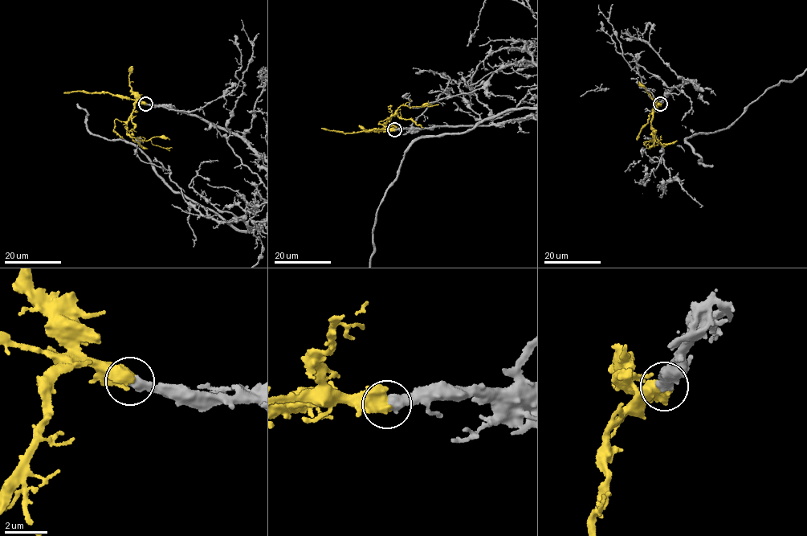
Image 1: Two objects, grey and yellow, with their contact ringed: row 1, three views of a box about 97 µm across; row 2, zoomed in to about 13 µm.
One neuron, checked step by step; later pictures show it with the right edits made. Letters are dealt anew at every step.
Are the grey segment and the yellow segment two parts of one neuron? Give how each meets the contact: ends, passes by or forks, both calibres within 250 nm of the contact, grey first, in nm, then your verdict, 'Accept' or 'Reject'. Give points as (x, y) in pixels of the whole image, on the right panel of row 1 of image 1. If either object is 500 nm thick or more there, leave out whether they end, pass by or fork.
Thickness 480 nm (grey) against 750 nm. Accept

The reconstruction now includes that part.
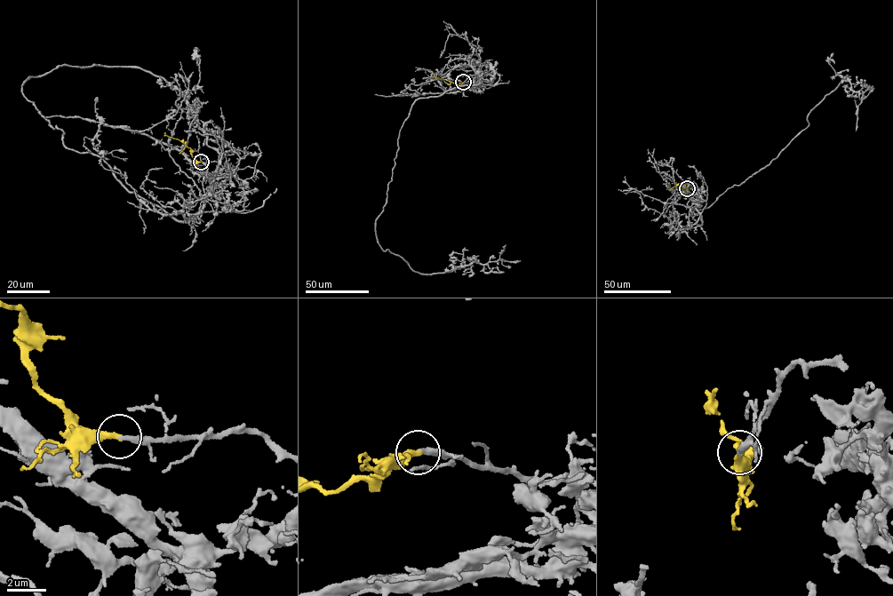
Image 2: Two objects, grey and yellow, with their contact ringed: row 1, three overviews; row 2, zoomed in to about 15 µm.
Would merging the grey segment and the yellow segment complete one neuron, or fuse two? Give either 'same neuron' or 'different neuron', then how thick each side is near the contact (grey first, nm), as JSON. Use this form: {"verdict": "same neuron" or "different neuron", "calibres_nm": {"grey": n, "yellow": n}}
{"verdict": "same neuron", "calibres_nm": {"grey": 280, "yellow": 340}}

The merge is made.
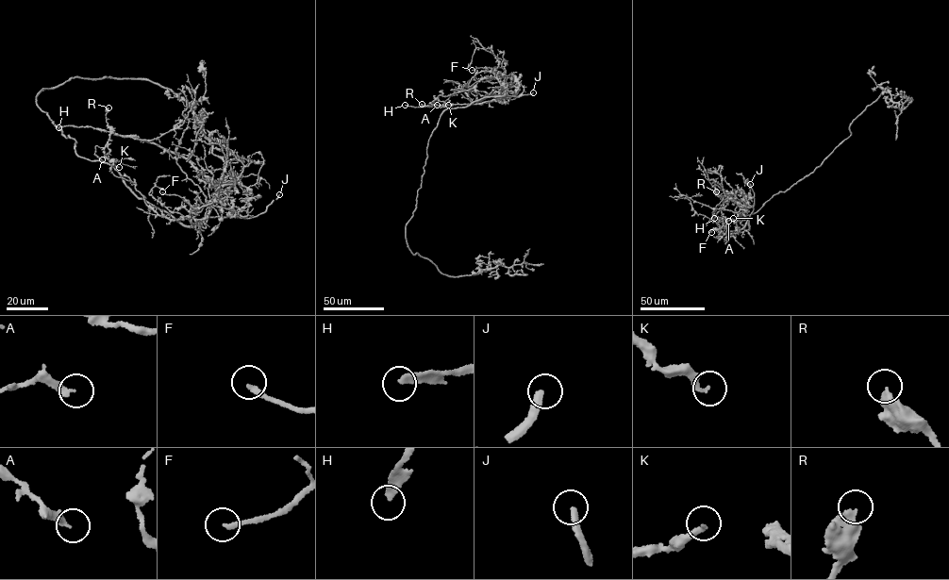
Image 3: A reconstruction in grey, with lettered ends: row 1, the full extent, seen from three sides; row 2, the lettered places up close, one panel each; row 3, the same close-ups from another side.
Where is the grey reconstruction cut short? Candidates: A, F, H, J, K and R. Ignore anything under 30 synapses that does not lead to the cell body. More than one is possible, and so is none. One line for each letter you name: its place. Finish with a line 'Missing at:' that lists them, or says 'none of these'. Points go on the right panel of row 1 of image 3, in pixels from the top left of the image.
F: (711, 232)
J: (750, 184)
Missing at: F, J

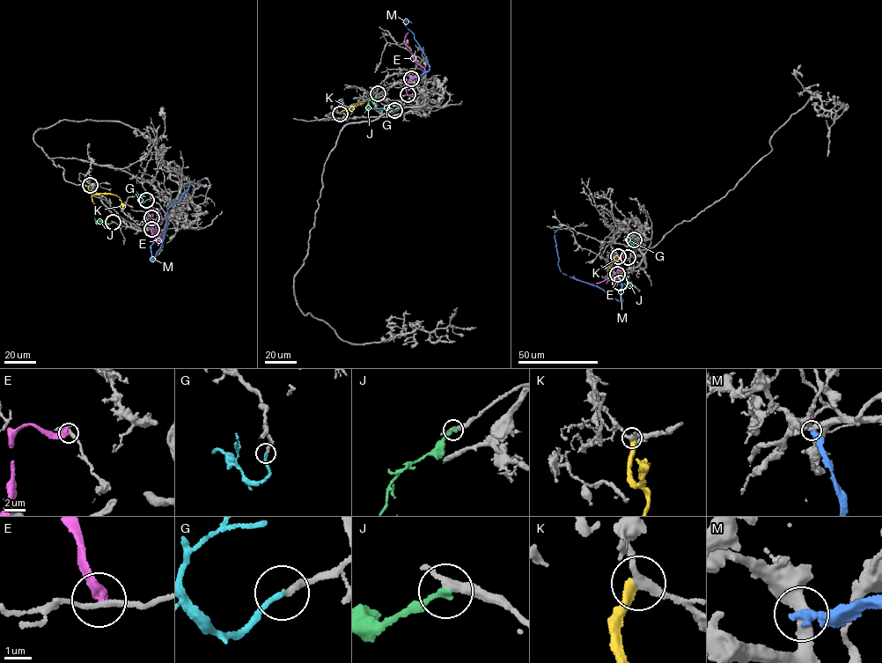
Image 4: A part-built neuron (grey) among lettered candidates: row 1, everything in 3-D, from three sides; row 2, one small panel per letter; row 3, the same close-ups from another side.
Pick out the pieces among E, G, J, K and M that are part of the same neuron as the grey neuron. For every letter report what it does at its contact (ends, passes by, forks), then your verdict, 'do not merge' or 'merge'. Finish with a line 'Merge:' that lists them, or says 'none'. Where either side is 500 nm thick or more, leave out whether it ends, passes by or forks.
E: it ends; do not merge
G: it ends; merge
J: it ends; do not merge
K: it ends; do not merge
M: it ends; do not merge
Merge: G

